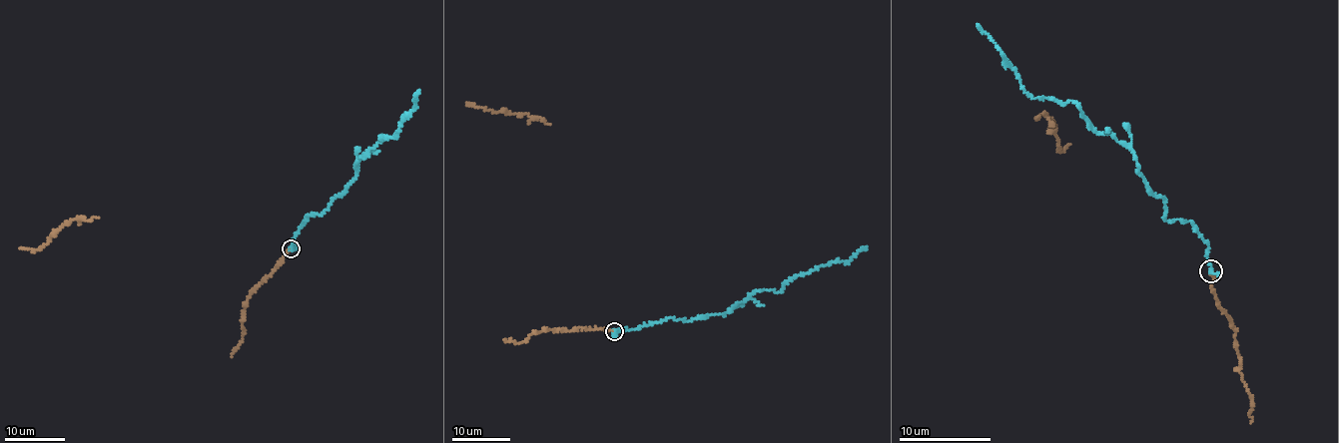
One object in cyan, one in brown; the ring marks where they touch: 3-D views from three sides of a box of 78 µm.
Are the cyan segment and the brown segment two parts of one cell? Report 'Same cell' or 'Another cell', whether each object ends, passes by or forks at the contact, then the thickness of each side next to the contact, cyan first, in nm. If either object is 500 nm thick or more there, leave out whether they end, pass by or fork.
Same cell. At the ring cyan passes by. At the ring brown ends. Thickness 160 nm (cyan) against 180 nm

